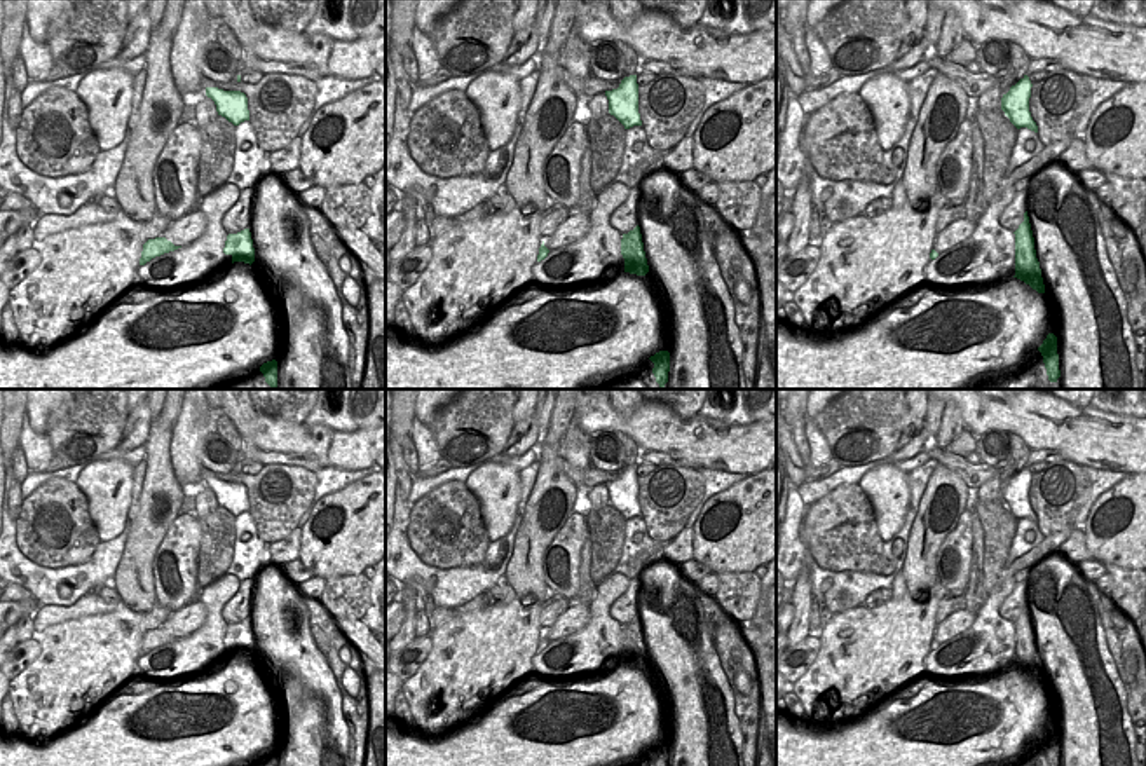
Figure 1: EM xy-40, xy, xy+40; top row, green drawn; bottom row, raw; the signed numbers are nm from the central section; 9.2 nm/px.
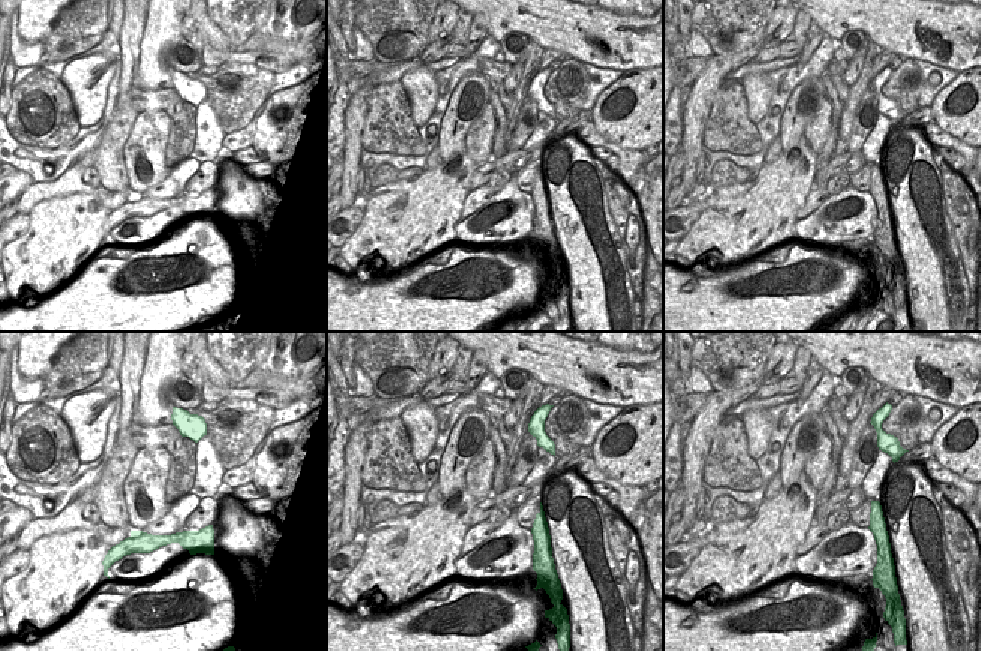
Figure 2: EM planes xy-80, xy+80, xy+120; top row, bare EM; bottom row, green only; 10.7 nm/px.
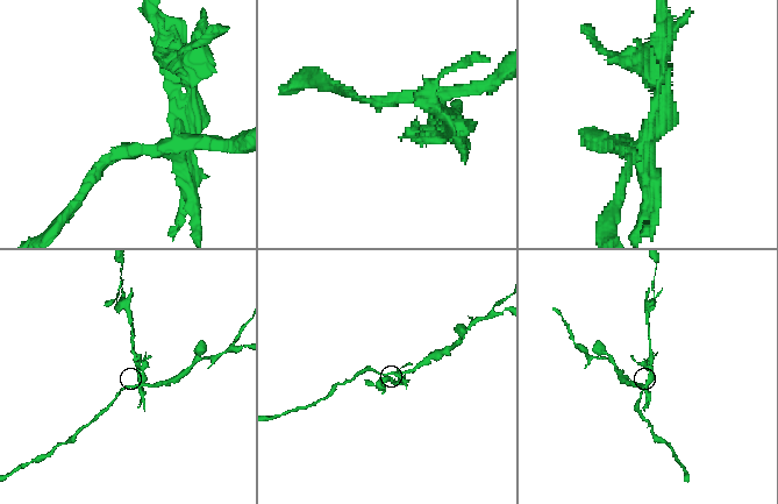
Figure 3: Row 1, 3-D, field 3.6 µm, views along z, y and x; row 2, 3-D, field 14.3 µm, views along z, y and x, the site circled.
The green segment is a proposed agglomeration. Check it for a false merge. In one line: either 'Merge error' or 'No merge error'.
Merge error.

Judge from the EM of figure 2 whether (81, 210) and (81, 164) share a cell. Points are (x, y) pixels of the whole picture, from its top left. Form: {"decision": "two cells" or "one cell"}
{"decision": "two cells"}

